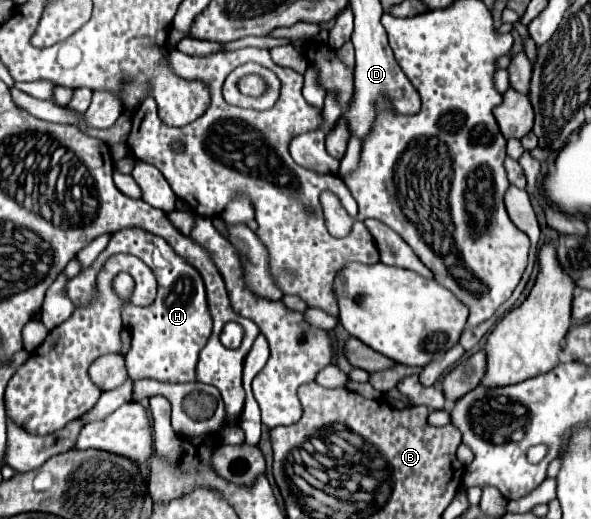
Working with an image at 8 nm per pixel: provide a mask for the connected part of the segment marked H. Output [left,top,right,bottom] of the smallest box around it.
[66,228,212,382]

